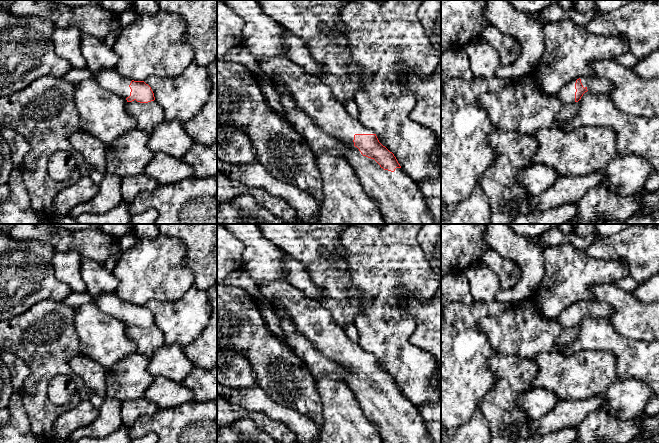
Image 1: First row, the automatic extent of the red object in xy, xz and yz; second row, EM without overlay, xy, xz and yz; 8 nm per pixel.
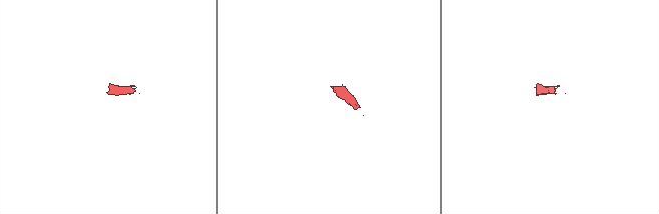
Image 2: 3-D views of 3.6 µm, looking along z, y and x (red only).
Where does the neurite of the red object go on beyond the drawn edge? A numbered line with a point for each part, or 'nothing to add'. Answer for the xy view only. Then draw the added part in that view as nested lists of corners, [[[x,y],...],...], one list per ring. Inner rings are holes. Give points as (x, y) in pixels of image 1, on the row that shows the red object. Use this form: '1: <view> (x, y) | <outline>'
1: xy (110, 80) | [[[114,69],[102,70],[96,76],[93,76],[93,78],[103,89],[120,96],[125,100],[130,96],[131,89],[129,85],[132,80],[118,74]]]

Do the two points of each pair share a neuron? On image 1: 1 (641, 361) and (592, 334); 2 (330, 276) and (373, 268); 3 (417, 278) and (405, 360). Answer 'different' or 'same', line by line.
1: same
2: different
3: same

